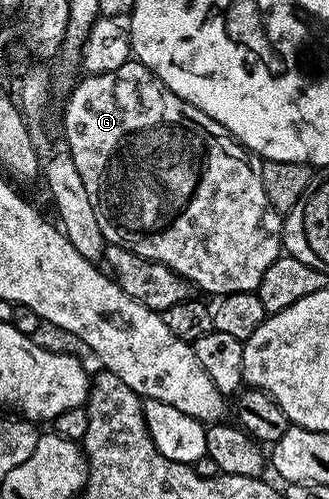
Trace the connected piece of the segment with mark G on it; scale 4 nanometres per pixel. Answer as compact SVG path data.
M132 59L117 67L117 71L87 75L82 79L84 81L79 81L72 87L71 94L63 105L63 137L67 140L65 149L71 154L73 167L77 167L81 183L85 183L85 192L89 195L89 204L93 207L97 227L101 227L104 242L107 245L120 245L139 257L169 267L178 277L184 277L196 290L204 289L207 293L215 293L214 295L258 290L261 275L269 271L269 267L281 256L283 249L283 217L271 206L265 195L265 187L261 183L263 161L250 149L244 149L224 125L205 115L205 111L185 103L185 99L181 99L173 91L169 91L169 87L165 87L165 83L157 79L157 75L149 72L139 61Z

